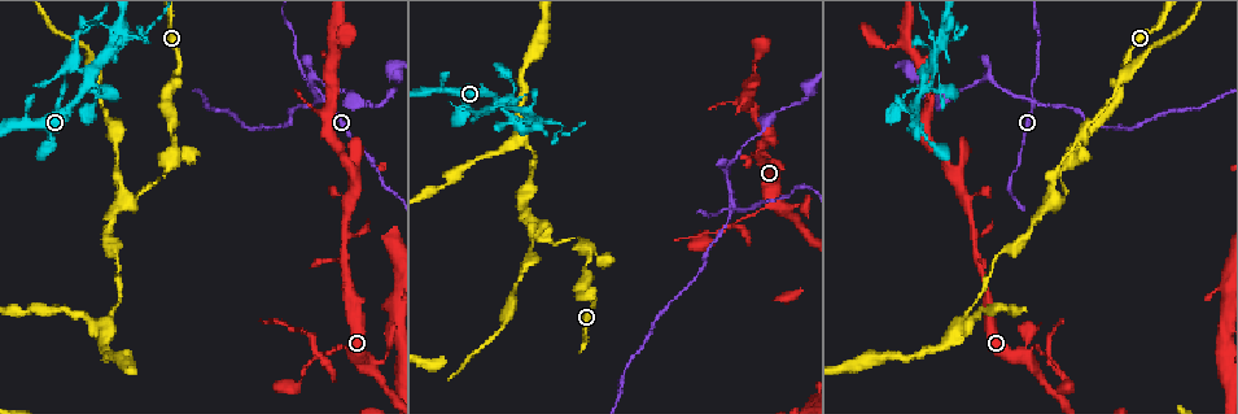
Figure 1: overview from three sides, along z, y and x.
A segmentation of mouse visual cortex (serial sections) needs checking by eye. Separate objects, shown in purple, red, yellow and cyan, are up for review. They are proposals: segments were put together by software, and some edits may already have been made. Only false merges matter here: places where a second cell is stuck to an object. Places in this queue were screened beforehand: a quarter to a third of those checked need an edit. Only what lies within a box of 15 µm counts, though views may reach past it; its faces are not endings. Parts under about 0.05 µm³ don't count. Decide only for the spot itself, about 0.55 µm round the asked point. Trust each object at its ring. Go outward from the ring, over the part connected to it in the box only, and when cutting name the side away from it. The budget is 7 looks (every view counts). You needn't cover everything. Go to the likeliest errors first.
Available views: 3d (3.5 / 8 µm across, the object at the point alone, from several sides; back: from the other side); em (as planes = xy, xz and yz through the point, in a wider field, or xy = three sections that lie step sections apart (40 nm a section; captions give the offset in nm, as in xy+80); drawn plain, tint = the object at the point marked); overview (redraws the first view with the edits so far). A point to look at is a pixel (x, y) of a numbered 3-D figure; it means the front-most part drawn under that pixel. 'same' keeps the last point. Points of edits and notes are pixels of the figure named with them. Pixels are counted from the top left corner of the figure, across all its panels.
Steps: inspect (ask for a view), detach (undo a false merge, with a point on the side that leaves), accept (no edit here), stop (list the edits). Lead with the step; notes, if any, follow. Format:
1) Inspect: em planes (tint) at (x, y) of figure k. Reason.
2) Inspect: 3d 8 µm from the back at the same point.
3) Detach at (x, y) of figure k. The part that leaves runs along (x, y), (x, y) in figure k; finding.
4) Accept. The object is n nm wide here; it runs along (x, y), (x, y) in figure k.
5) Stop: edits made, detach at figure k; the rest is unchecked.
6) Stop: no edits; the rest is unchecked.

Inspect: em xy step 5 (tint) at (1033, 101) of figure 1. Looks like a crossing.

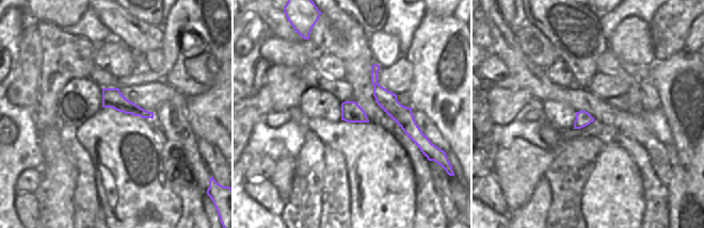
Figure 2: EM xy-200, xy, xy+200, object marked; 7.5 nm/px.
Inspect: 3d 3.5 µm at the same point.

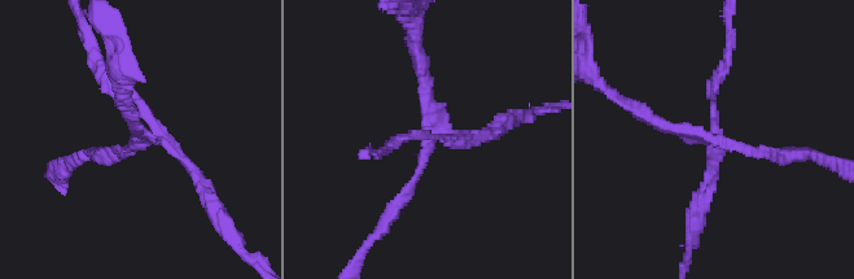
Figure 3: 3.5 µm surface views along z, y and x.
Detach at (671, 129) of figure 3. The arms are 150, 150, 150, 150 nm wide; two cells meet here.

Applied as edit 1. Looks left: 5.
Inspect: 3d 3.5 µm at (91, 83) of figure 1. Abrupt turn.

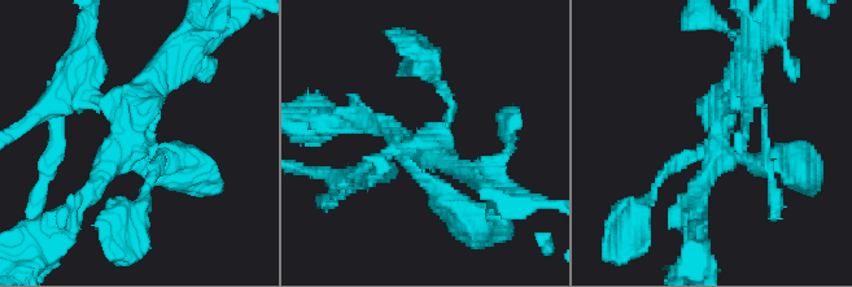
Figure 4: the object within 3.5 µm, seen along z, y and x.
Inspect: em planes (plain) at (125, 135) of figure 4. Now the EM.

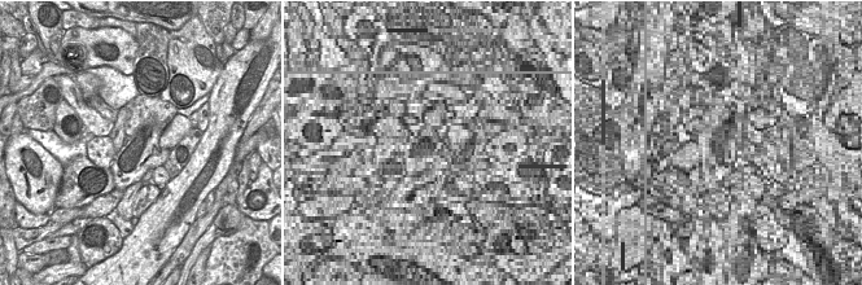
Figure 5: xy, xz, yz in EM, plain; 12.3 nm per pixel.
Inspect: em planes (tint) at the same point. With the object marked.

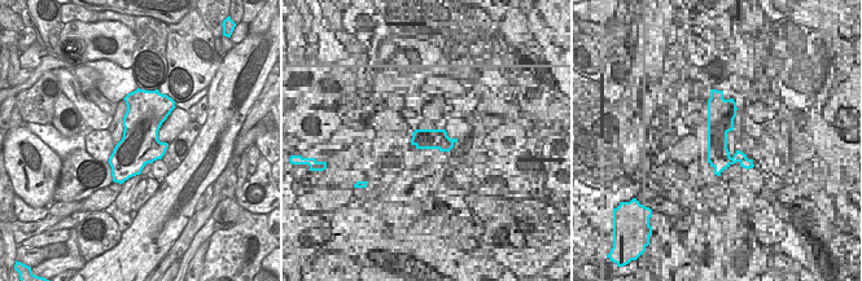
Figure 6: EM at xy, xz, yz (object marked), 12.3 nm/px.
Detach at (62, 95) of figure 4. A second cell is stuck on.

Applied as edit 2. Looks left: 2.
Inspect: 3d 3.5 µm at (944, 34) of figure 1. Thin arm on a thick one.

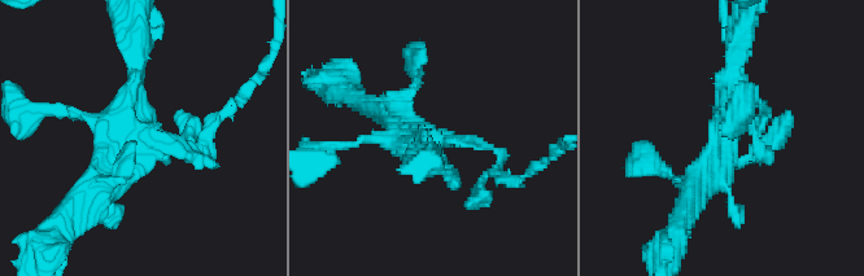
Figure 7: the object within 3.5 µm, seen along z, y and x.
Inspect: em xy step 5 (tint) at (726, 145) of figure 7. Shape alone is not enough.

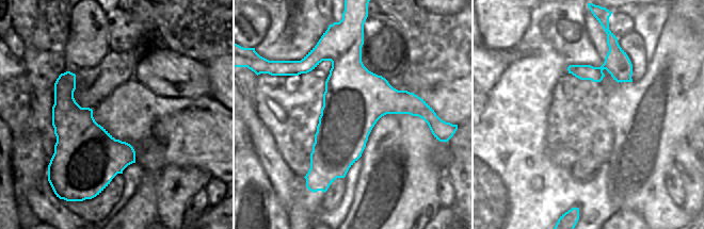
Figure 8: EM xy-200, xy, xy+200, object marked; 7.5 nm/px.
Accept. It runs along (374, 106), (418, 143), (474, 139), (497, 153) in figure 7; one cell here.

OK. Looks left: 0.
Stop: edits made, detach at figure 3, detach at figure 4; the rest is unchecked.

